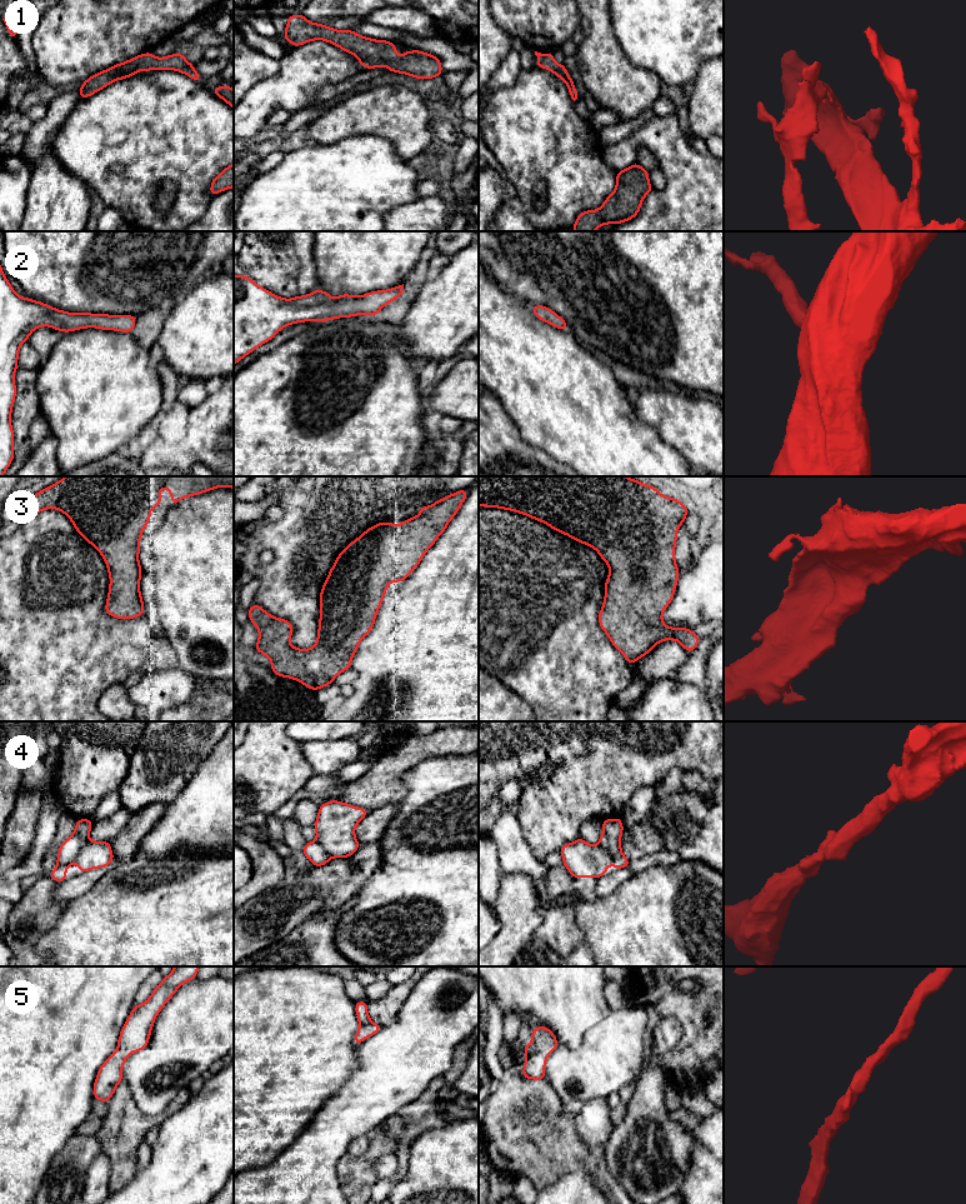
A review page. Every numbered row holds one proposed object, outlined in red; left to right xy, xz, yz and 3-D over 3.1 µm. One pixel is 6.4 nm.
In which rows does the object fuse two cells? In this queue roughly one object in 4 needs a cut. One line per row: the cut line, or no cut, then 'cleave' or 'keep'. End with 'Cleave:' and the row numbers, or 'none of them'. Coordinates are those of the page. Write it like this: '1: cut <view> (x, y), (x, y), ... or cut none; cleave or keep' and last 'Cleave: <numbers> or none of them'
1: cut none; keep
2: cut none; keep
3: cut none; keep
4: cut none; keep
5: cut none; keep
Cleave: none of them

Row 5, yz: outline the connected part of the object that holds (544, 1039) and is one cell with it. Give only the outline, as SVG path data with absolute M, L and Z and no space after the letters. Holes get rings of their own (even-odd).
M537 1026L531 1031L532 1041L522 1049L526 1053L522 1075L525 1079L545 1080L547 1056L557 1048L555 1034L547 1026Z

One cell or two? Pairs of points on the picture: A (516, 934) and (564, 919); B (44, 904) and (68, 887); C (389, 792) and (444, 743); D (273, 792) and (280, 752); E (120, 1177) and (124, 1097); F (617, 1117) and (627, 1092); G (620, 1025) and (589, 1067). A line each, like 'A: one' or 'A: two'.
A: two
B: two
C: one
D: one
E: one
F: one
G: one

